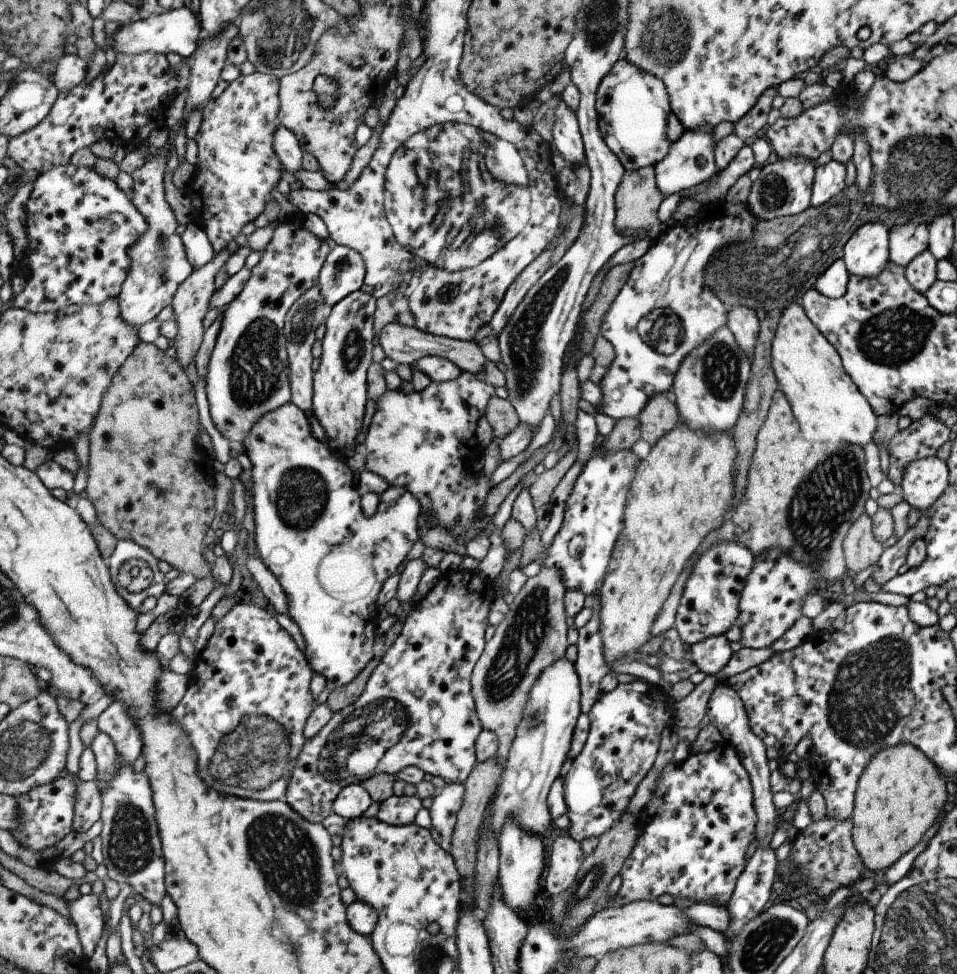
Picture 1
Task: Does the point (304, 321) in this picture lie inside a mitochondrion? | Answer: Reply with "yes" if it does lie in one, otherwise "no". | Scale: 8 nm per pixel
yes

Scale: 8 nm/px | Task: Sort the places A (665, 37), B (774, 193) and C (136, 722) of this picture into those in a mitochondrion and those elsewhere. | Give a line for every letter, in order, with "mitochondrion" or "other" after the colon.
A: mitochondrion
B: mitochondrion
C: other

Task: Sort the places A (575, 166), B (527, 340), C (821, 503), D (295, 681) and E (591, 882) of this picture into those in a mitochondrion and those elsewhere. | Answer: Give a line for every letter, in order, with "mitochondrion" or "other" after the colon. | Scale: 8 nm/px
A: other
B: mitochondrion
C: mitochondrion
D: other
E: mitochondrion

